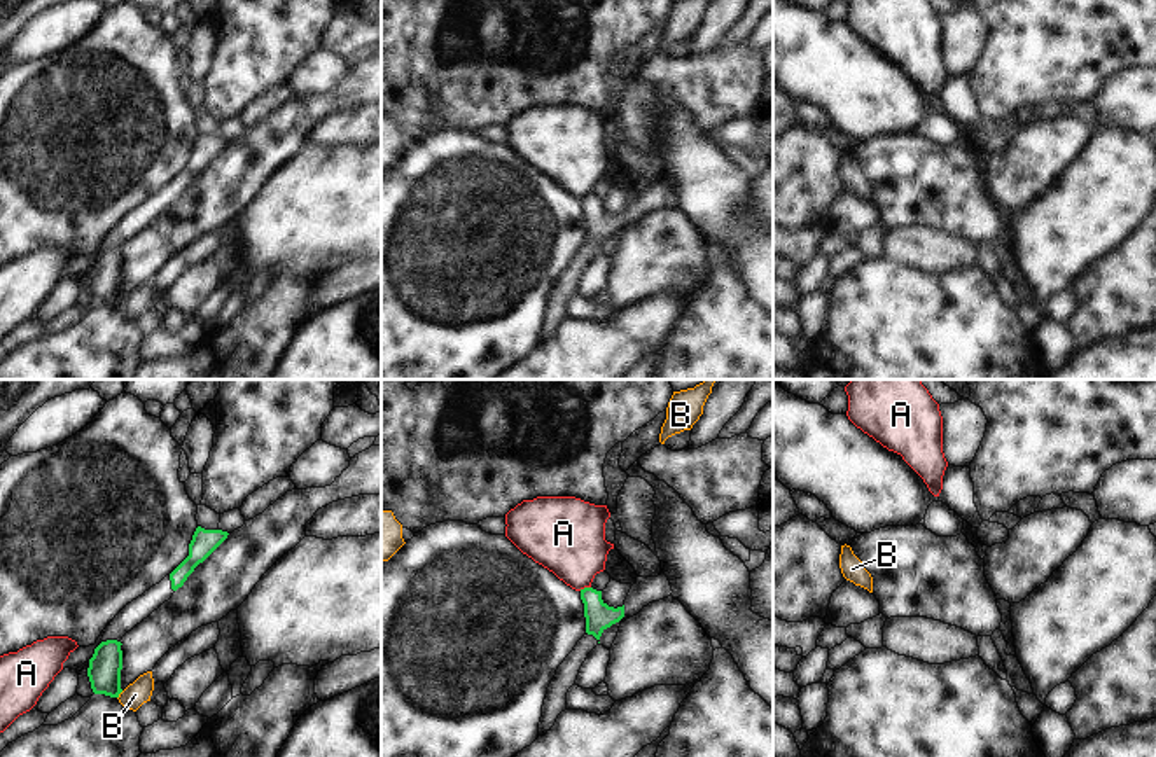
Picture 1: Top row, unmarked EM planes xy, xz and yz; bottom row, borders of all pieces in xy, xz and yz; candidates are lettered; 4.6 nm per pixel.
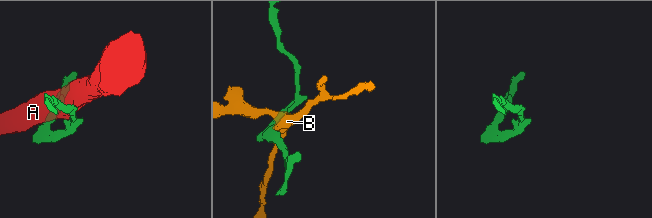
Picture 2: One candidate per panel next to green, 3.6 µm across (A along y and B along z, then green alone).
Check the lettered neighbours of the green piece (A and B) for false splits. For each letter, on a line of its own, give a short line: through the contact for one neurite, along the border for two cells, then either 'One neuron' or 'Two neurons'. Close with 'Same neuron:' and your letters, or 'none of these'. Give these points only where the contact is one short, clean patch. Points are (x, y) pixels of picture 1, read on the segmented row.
A: Two neurons
B: Line: xy (123, 691), (118, 698). Two neurons
Same neuron: none of these.

